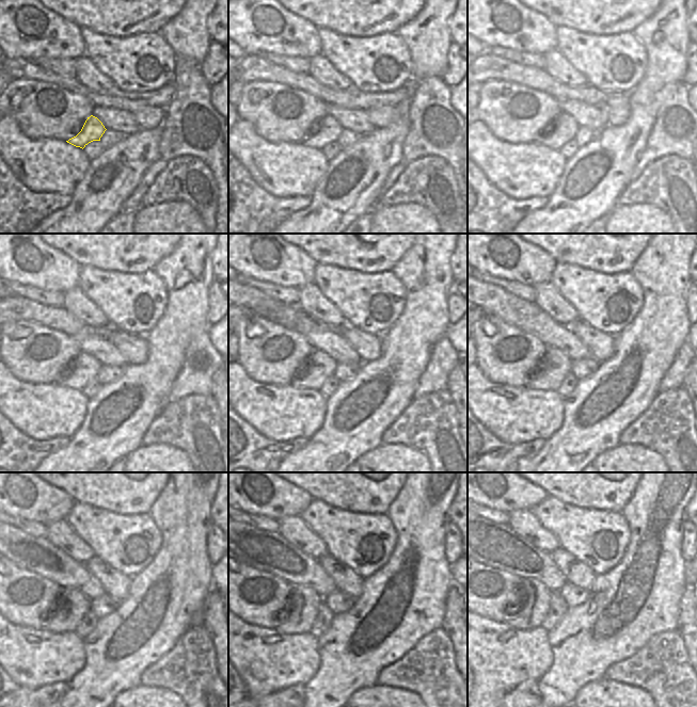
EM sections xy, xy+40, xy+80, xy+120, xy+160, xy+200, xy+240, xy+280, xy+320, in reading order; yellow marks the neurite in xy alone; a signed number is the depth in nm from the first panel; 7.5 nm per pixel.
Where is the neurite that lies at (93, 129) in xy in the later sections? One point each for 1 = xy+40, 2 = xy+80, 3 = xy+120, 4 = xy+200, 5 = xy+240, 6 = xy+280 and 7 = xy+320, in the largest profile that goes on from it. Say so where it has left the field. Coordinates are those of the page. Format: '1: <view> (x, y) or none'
1: xy+40 (329, 129)
2: xy+80 (564, 128)
3: xy+120 (84, 368)
4: xy+200 (549, 375)
5: xy+240 (70, 607)
6: xy+280 (305, 608)
7: xy+320 (533, 589)

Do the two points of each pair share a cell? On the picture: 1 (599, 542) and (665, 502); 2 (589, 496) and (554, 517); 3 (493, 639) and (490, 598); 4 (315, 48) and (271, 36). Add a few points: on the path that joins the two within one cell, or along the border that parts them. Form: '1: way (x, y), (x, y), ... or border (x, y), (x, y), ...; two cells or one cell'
1: border (620, 512), (629, 528), (629, 544), (626, 549); two cells
2: border (551, 496), (577, 507), (599, 510); two cells
3: border (478, 614), (505, 623); two cells
4: way (304, 42), (295, 36), (282, 36); one cell

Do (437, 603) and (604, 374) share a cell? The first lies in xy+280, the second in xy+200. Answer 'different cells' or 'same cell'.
same cell

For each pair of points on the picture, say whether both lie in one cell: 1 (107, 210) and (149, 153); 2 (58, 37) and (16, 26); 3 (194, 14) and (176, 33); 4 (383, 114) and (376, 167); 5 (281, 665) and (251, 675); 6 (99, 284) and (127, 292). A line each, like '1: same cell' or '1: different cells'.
1: same cell
2: same cell
3: same cell
4: different cells
5: same cell
6: same cell

